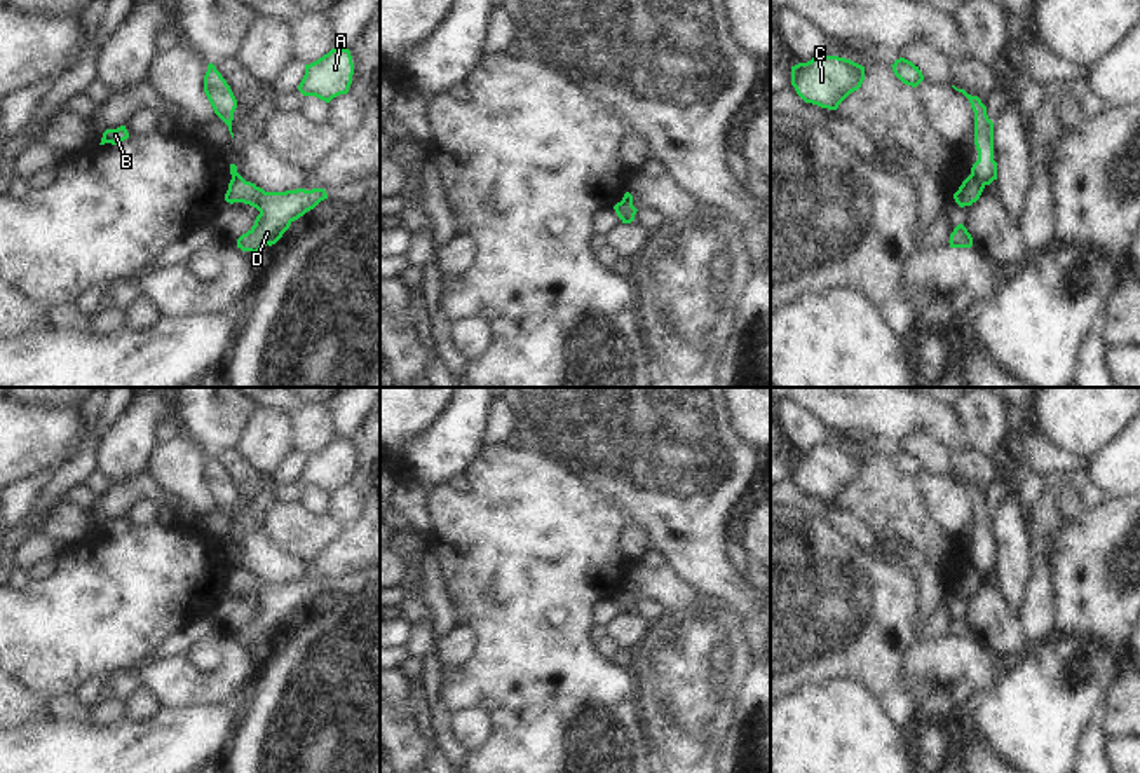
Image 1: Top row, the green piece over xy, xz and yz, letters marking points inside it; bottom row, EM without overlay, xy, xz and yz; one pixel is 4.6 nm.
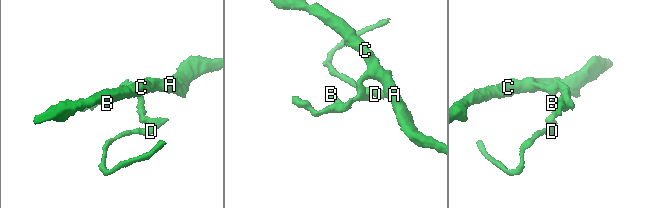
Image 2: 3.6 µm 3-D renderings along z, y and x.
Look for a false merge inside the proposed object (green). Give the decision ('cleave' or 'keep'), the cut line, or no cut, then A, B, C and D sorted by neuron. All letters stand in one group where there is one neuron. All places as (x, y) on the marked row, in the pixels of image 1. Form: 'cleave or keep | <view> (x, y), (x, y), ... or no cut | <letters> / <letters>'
cleave | yz (971, 173), (983, 185) | A B C / D

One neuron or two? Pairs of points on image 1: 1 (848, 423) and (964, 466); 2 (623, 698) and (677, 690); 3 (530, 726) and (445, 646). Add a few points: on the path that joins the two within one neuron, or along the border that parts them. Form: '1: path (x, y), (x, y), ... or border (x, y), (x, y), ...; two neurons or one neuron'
1: border (975, 449), (952, 452); two neurons
2: border (628, 670), (635, 679), (635, 704), (645, 737); two neurons
3: border (469, 627), (474, 634), (474, 649), (445, 672); two neurons

